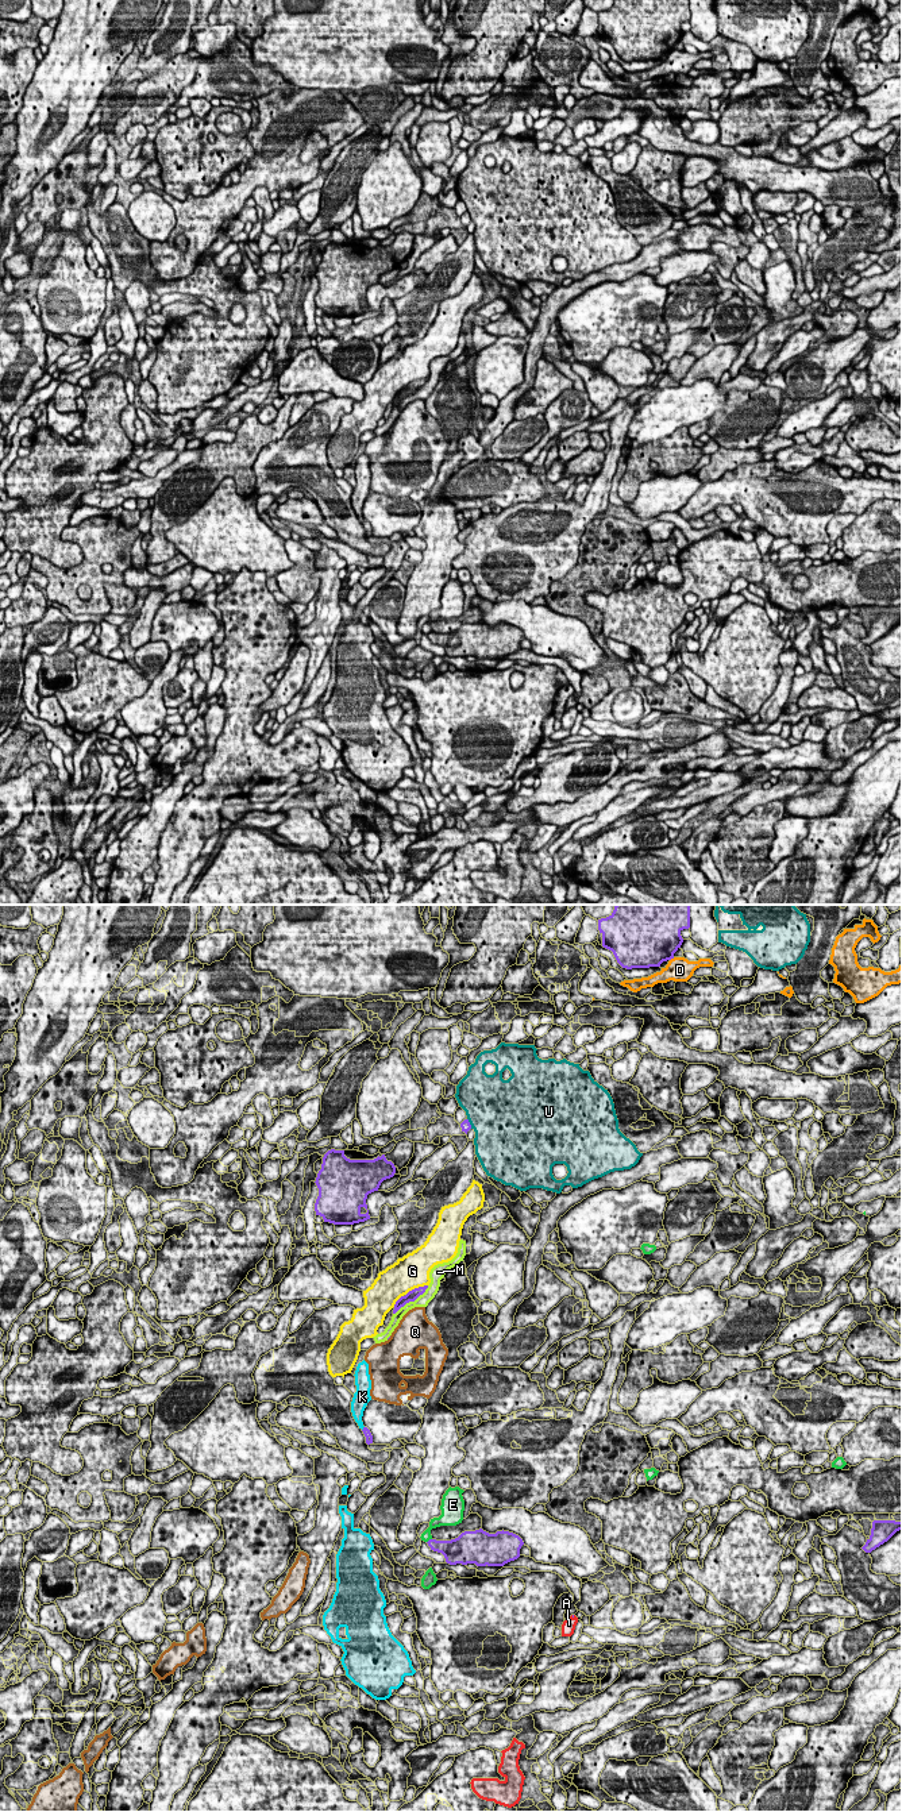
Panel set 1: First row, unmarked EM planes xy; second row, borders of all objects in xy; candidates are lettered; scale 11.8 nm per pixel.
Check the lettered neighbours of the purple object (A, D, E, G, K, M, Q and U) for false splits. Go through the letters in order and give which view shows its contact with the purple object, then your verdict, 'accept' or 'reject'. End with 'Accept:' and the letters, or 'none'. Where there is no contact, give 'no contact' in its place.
A: contact in xy; accept
D: contact in xy; reject
E: contact in xy; reject
G: contact in xy; reject
K: contact in xy; reject
M: contact in xy; reject
Q: no contact; reject
U: contact in xy; reject
Accept: A

